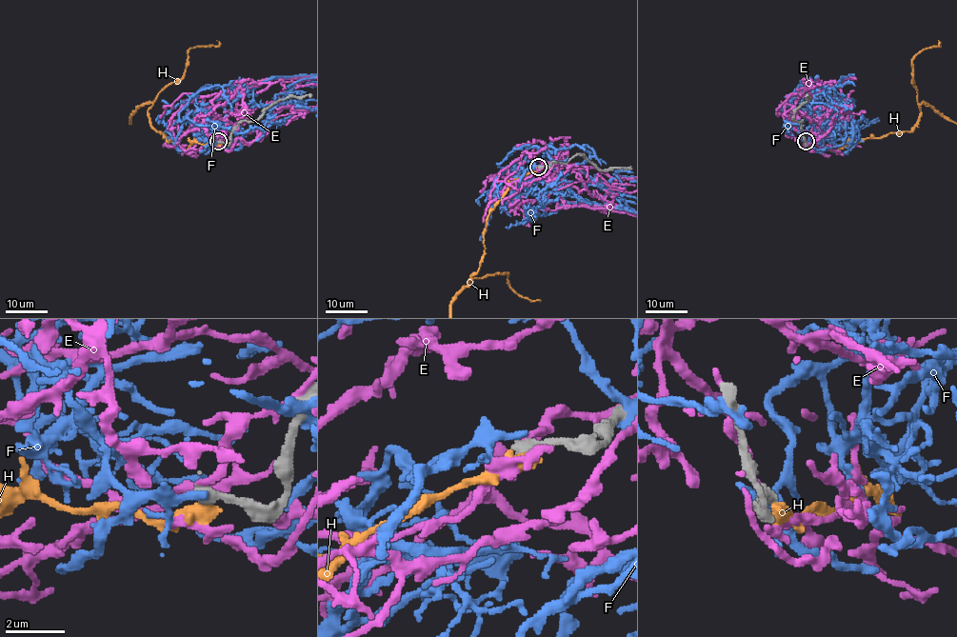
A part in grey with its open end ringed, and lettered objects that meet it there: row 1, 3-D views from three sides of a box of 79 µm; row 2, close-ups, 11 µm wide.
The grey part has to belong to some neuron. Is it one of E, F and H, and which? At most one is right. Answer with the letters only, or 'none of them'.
none of them

